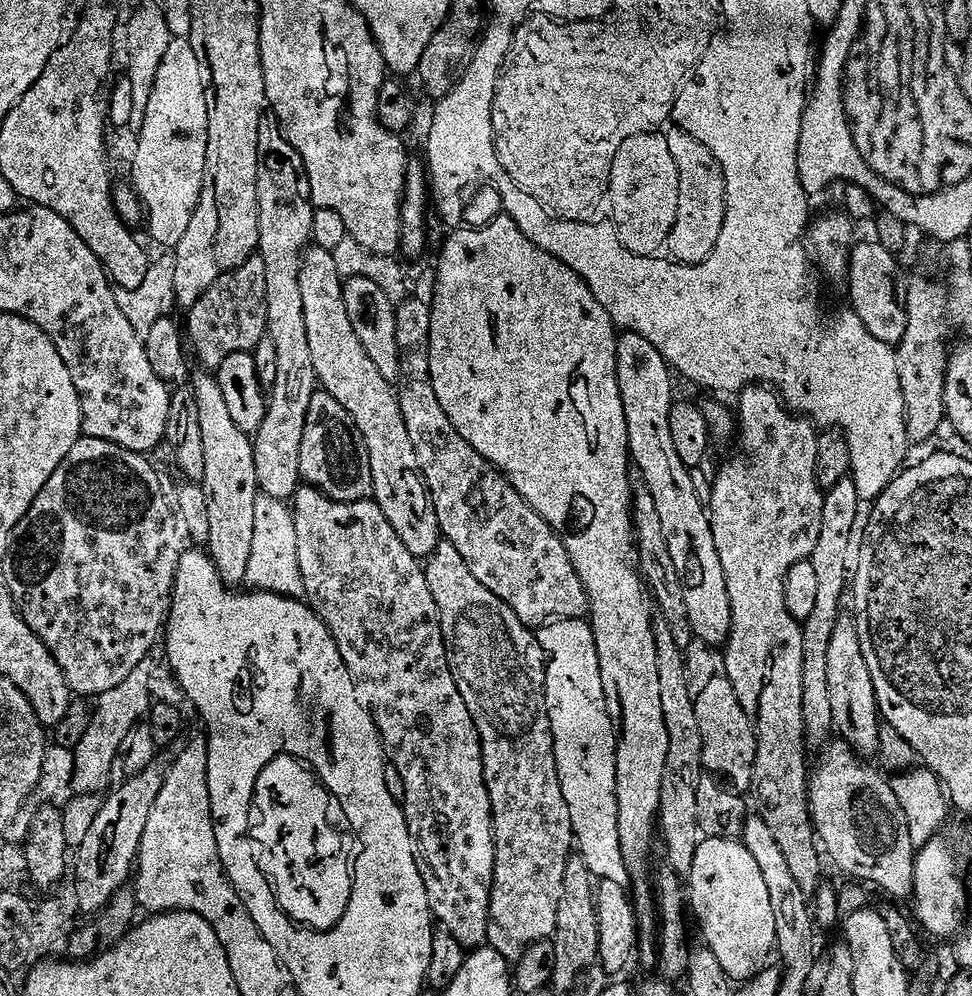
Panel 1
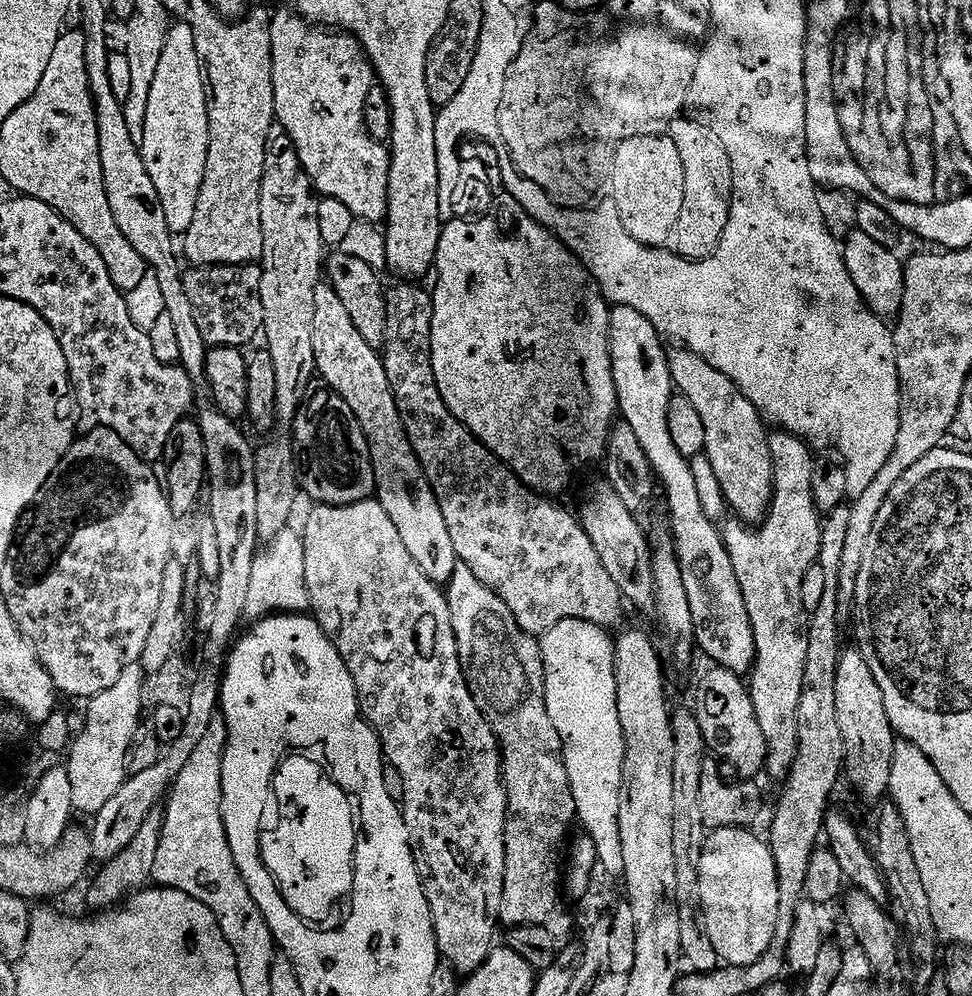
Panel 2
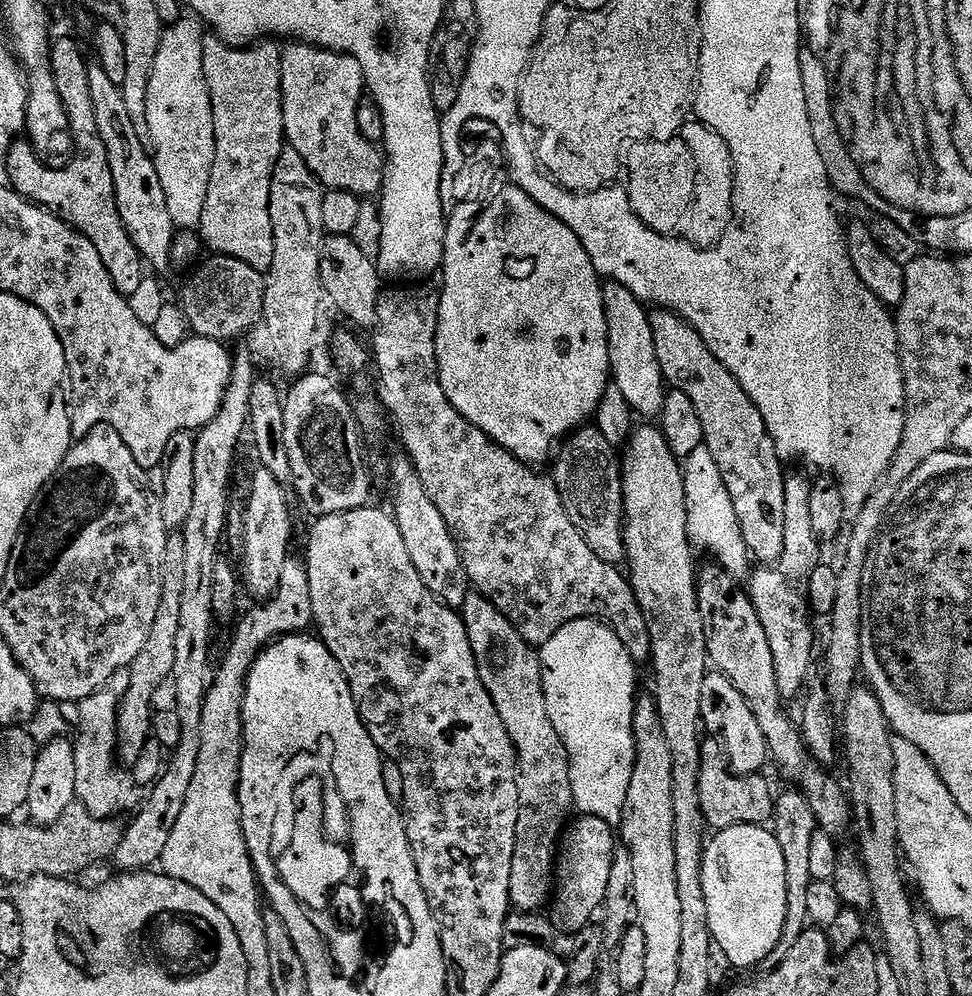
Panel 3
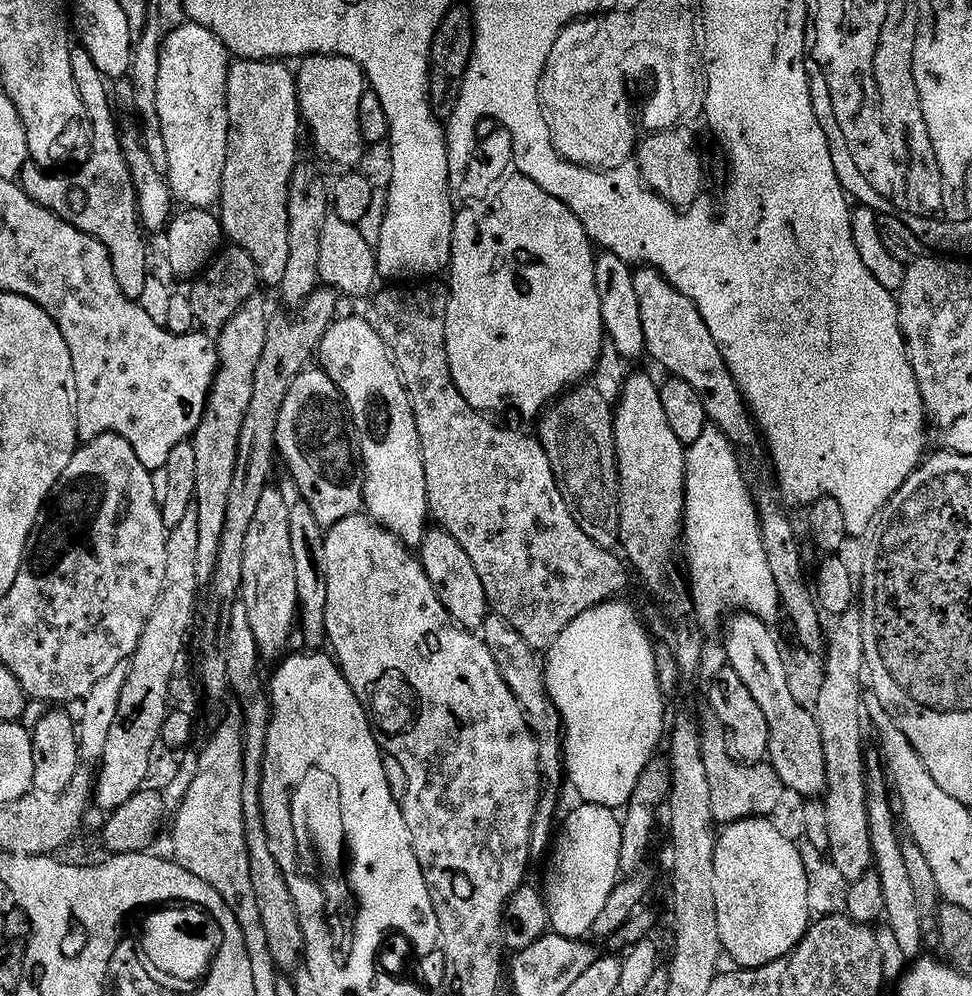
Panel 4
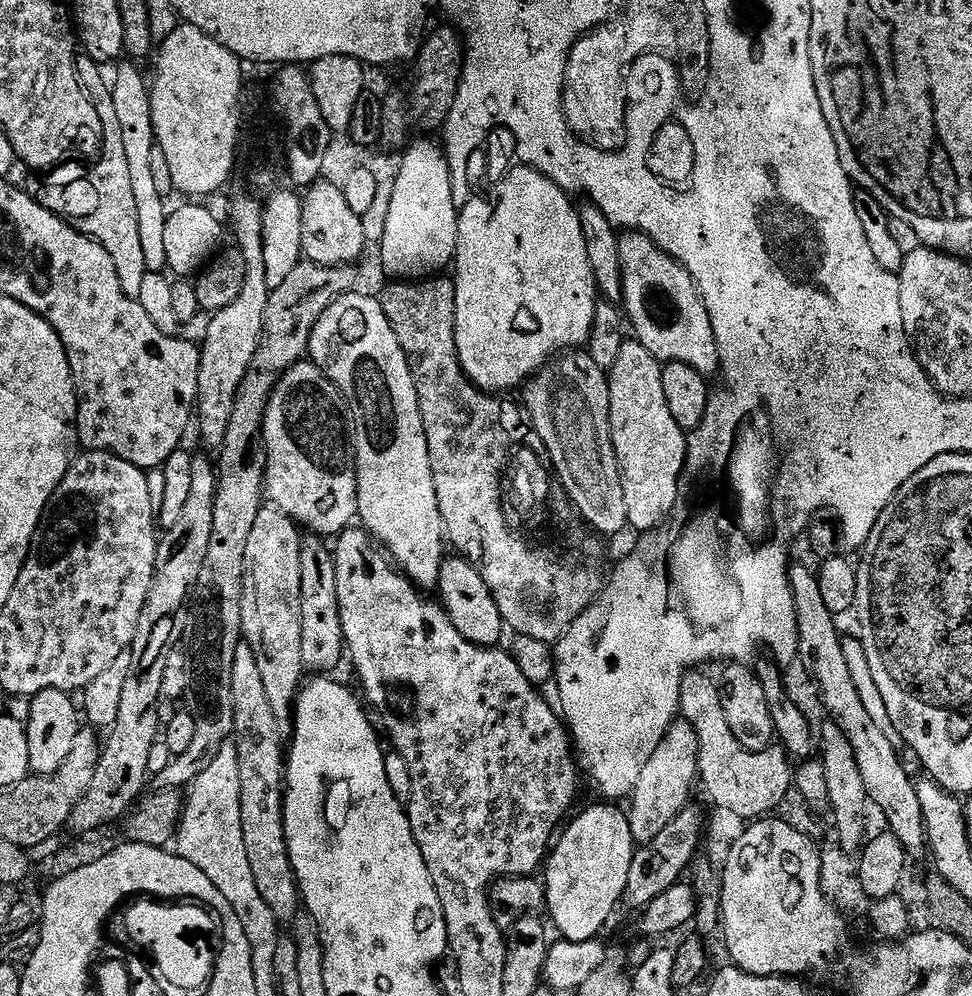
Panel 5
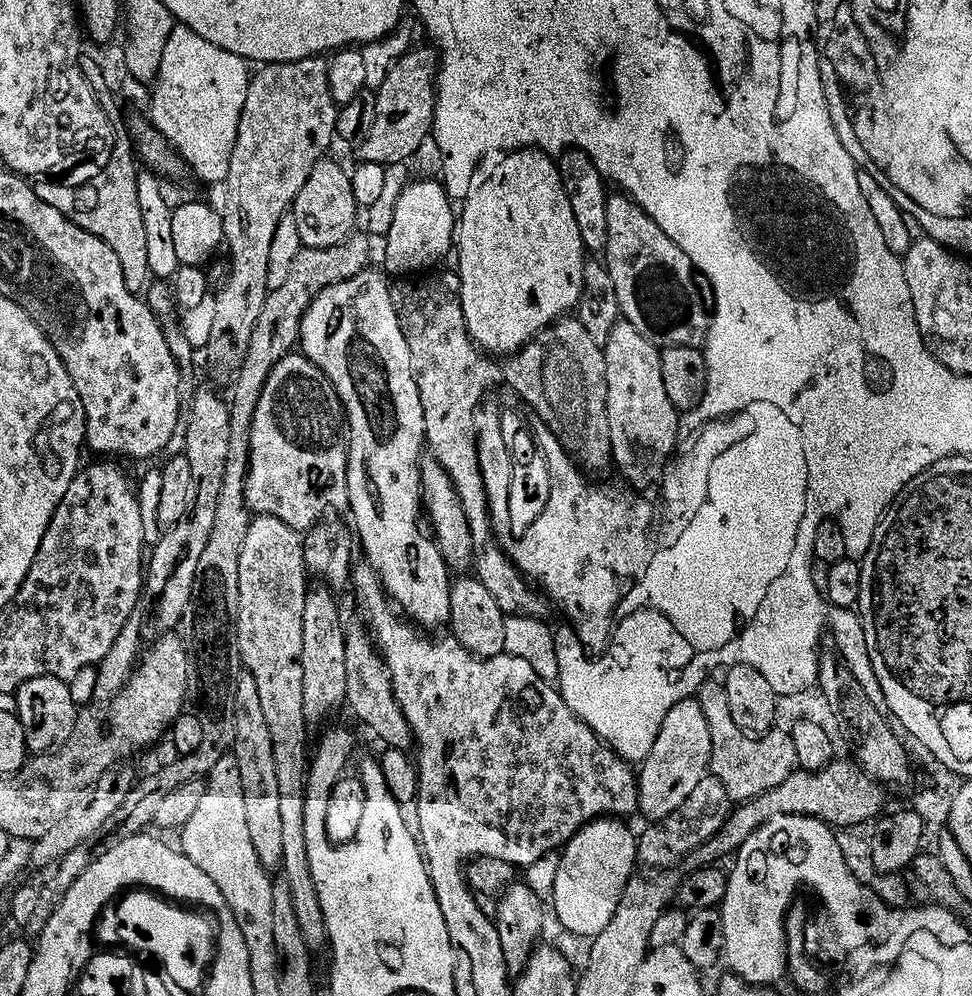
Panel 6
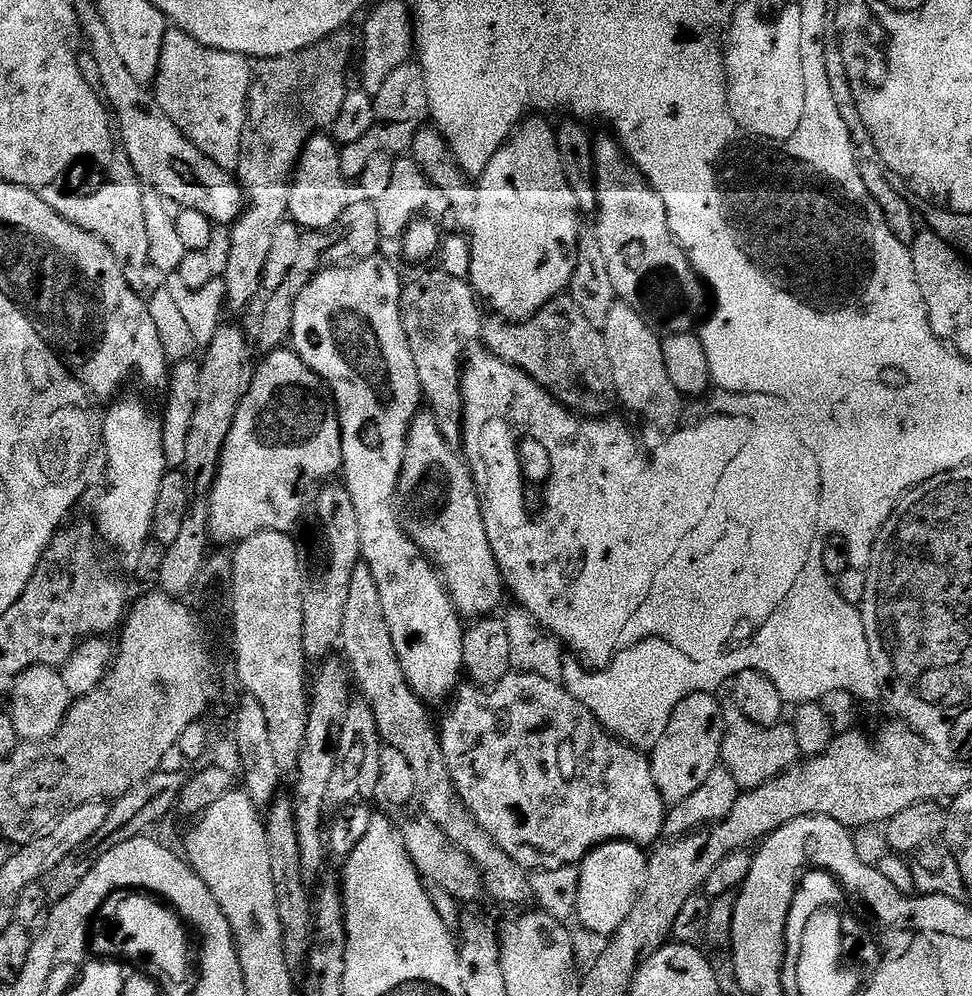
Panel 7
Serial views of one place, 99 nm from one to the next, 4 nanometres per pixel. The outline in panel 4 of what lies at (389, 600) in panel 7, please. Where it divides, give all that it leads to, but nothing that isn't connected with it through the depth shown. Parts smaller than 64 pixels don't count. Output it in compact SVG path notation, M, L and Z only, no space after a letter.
M348 316L337 319L326 330L318 349L319 367L336 383L344 396L350 413L350 423L358 437L358 455L364 470L364 508L377 524L394 534L405 546L424 543L424 533L430 528L428 495L426 494L426 468L422 462L422 446L418 438L418 426L414 422L414 410L406 386L396 369L396 361L380 337L380 329L371 319Z

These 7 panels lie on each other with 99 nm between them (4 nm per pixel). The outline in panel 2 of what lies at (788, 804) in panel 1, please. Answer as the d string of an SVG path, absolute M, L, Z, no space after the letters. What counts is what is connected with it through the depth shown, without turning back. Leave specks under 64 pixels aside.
M783 430L777 431L771 437L771 442L776 490L772 494L768 519L755 530L743 523L732 522L728 529L726 527L723 529L722 535L726 550L730 554L730 562L734 562L734 574L738 574L738 586L742 586L746 614L750 614L750 626L754 630L756 663L750 671L750 691L754 710L758 714L758 726L762 726L762 734L766 738L768 751L766 772L779 782L784 782L791 774L799 750L798 710L802 699L803 675L806 671L806 654L810 643L808 637L810 613L803 605L803 580L807 572L818 564L820 558L822 515L815 506L814 492L811 490L813 449L799 436L789 436Z

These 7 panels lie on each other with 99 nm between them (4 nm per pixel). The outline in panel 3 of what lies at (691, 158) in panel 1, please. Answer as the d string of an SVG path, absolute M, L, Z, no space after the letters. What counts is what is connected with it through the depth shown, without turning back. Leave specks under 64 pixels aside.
M689 122L680 130L679 139L683 140L685 146L690 150L692 161L696 167L696 177L694 178L694 198L690 215L686 220L686 228L688 224L687 235L690 237L691 243L706 249L714 248L719 244L728 233L728 227L732 224L732 203L734 202L734 162L730 154L730 146L726 146L724 141L725 133L716 132L710 126L699 122Z

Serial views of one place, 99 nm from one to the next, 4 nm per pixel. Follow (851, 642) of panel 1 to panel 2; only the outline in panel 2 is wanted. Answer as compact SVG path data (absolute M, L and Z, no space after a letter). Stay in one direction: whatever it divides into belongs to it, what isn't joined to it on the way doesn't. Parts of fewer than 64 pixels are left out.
M845 649L836 676L836 711L845 746L846 778L868 802L887 797L897 737L886 714L885 698L859 649Z

